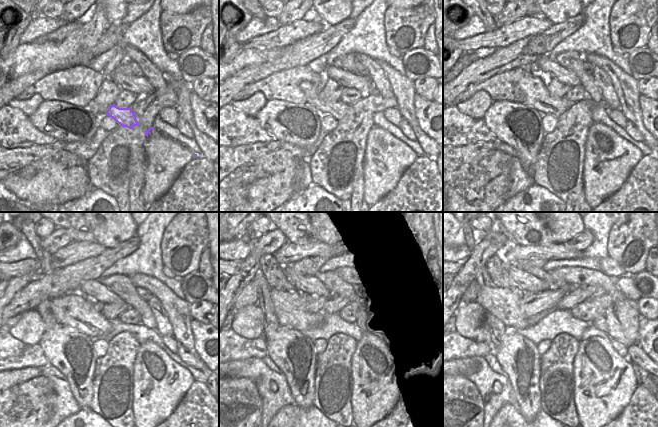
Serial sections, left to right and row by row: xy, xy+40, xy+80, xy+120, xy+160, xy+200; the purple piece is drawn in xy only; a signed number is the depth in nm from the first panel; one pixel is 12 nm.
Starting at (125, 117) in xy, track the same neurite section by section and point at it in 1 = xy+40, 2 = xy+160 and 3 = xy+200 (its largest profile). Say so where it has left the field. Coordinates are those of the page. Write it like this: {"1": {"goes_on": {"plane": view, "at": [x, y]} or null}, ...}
{"1": {"goes_on": {"plane": "xy+40", "at": [339, 110]}}, "2": {"goes_on": {"plane": "xy+160", "at": [282, 303]}}, "3": {"goes_on": {"plane": "xy+200", "at": [503, 303]}}}

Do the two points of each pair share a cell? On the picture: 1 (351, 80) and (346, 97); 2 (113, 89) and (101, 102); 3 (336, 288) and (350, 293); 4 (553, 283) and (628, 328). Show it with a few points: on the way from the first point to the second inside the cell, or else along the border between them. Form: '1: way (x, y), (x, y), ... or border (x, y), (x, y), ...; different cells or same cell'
1: border (345, 87), (354, 87), (363, 96); different cells
2: way (110, 92), (104, 99); same cell
3: way (339, 288), (347, 290); same cell
4: border (551, 271), (574, 287); different cells

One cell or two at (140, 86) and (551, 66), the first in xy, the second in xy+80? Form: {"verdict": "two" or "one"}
{"verdict": "one"}

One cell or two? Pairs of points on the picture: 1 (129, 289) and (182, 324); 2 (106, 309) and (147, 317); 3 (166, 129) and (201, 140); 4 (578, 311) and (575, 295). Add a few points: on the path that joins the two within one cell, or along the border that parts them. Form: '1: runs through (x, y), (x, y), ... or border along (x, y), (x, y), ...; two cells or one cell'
1: border along (129, 276), (136, 286); two cells
2: border along (124, 301), (129, 305); two cells
3: border along (193, 137), (202, 155); two cells
4: border along (588, 298), (569, 310); two cells

